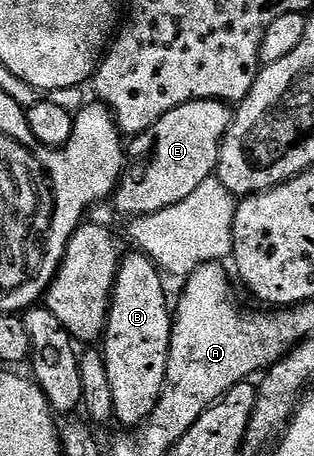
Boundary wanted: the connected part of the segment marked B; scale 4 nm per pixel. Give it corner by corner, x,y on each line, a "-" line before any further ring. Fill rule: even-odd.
126,254
120,262
117,279
114,281
112,298
108,310
103,336
103,354
107,365
107,381
111,385
111,397
115,397
113,410
116,422
121,422
125,429
136,429
144,423
146,417
155,409
161,396
163,381
167,377
167,357
173,332
171,299
165,296
165,283
162,272
147,255

